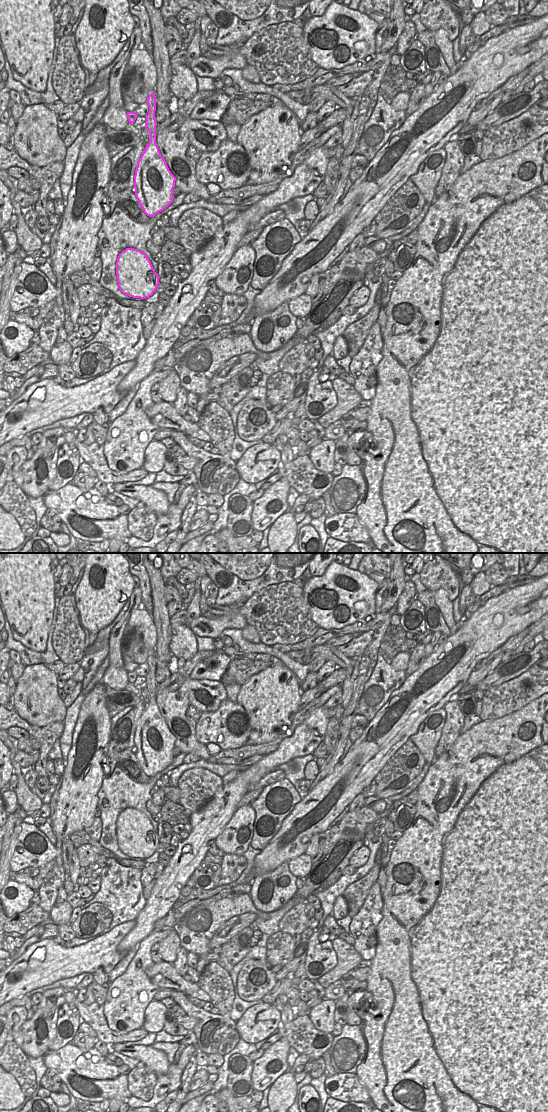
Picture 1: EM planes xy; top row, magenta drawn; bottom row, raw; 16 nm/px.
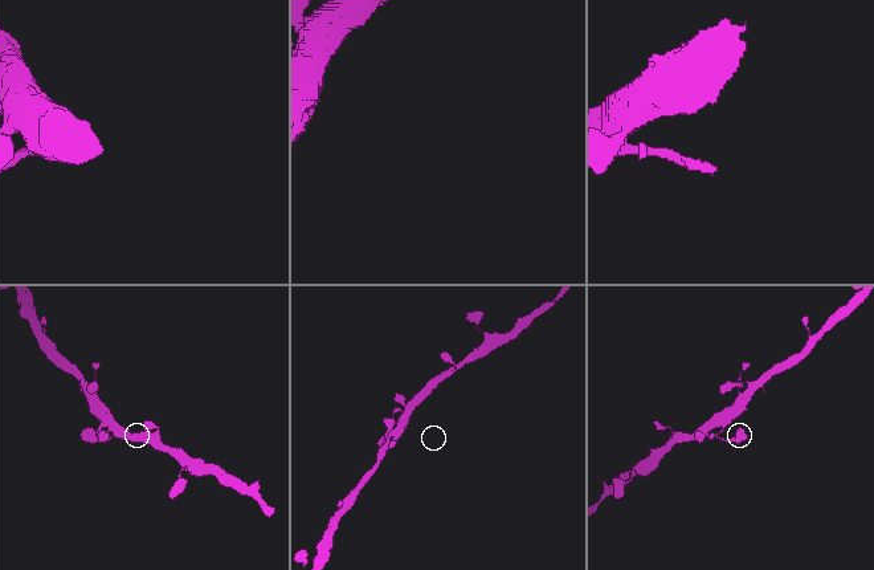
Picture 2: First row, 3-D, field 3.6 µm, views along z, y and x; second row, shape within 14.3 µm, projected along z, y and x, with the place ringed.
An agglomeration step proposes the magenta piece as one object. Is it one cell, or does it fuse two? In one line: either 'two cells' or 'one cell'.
one cell

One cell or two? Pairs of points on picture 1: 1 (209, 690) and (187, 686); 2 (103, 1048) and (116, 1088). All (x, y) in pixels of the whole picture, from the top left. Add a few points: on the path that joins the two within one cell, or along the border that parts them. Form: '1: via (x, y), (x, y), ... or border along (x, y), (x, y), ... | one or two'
1: via (204, 688), (192, 688) | one
2: border along (94, 1047), (104, 1057) | two

